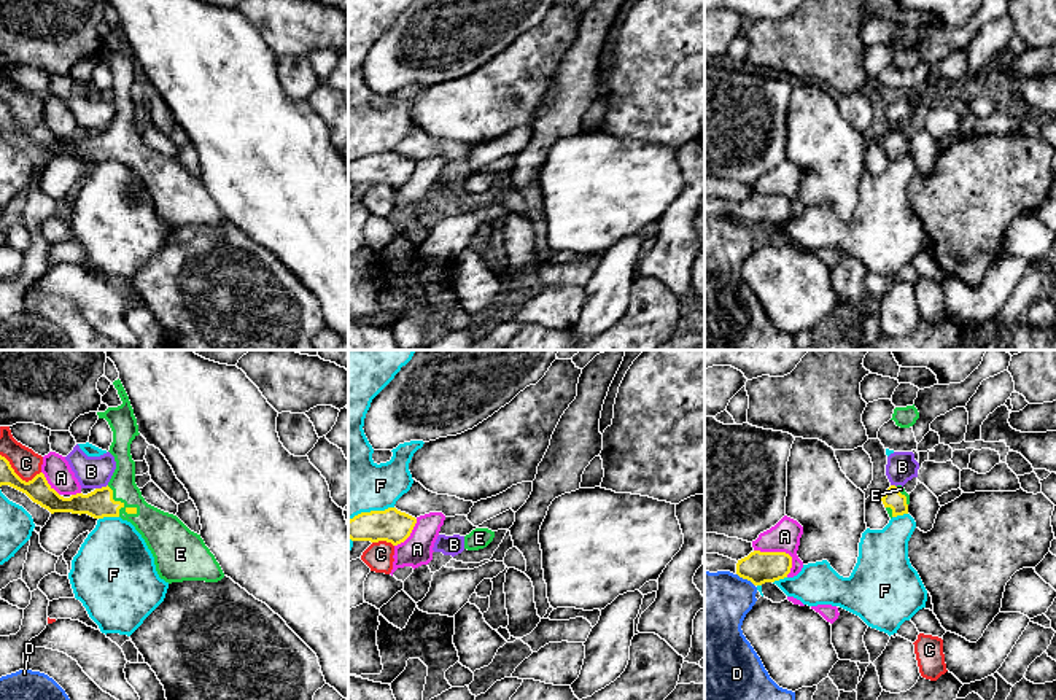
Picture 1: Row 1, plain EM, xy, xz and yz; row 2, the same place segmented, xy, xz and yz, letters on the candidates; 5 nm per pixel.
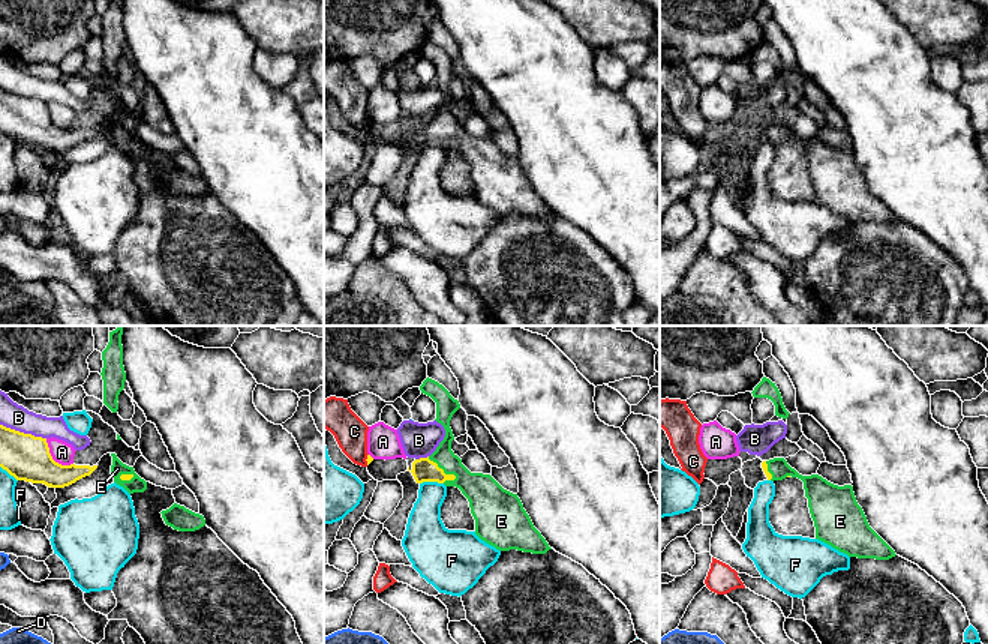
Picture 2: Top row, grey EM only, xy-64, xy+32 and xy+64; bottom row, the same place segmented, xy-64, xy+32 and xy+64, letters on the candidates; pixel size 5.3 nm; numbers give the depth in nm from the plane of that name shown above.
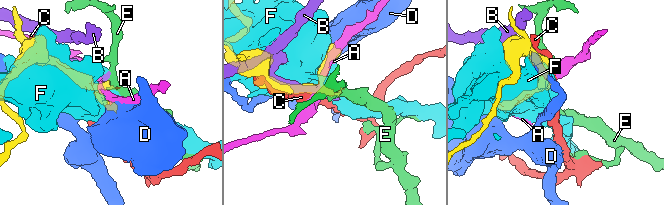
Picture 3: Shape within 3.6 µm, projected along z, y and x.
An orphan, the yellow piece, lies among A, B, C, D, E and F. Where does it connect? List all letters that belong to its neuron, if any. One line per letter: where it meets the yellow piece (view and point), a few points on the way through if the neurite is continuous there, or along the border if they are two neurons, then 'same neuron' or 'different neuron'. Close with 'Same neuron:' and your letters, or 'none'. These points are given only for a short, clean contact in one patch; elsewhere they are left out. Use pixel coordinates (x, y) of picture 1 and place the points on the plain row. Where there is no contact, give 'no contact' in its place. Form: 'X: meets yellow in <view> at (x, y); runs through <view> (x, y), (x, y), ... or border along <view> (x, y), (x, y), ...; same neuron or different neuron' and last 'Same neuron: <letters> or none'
A: meets yellow in yz at (783, 196); different neuron
B: meets yellow in xy at (102, 131); different neuron
C: meets yellow in xy at (18, 120); different neuron
D: meets yellow in yz at (746, 221); border along yz (737, 217), (754, 229); different neuron
E: meets yellow in xy at (120, 145); runs through xy (99, 147), (120, 145), (159, 174); same neuron
F: meets yellow in xy at (108, 159); different neuron
Same neuron: E

